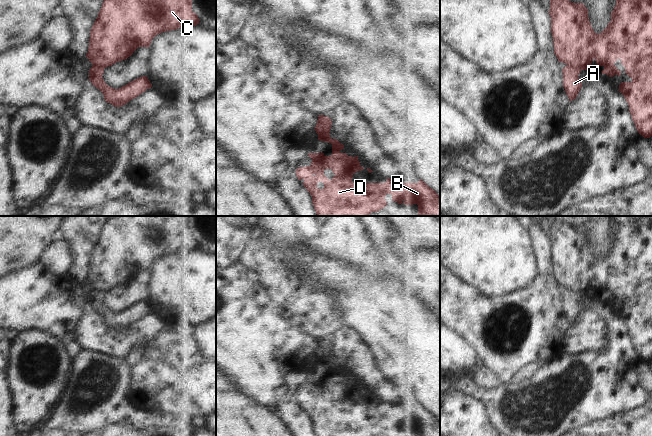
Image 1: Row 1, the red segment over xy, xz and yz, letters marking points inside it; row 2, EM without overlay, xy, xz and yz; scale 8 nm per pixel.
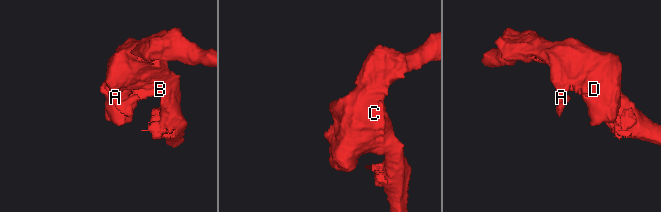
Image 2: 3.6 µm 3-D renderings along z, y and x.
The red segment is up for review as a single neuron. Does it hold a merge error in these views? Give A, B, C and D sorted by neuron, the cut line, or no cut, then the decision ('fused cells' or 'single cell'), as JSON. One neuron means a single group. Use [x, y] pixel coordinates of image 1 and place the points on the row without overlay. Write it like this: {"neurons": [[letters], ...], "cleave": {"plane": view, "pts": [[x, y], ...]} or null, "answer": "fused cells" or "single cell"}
{"neurons": [["A"], ["B", "C", "D"]], "cleave": {"plane": "xz", "pts": [[330, 349], [318, 358]]}, "answer": "fused cells"}

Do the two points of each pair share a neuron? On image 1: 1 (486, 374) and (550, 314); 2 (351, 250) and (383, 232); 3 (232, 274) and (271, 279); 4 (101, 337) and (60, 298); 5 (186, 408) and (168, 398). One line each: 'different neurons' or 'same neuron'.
1: different neurons
2: different neurons
3: different neurons
4: different neurons
5: same neuron

